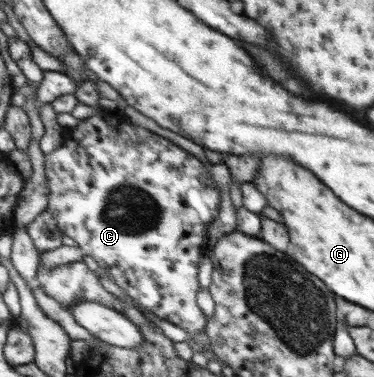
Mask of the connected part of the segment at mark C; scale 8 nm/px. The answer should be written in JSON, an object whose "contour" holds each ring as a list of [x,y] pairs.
{"contour":[[[104,104],[97,113],[91,117],[82,120],[77,127],[72,128],[72,136],[67,135],[68,139],[62,148],[56,152],[46,155],[47,186],[50,189],[48,200],[49,211],[59,222],[61,229],[79,242],[87,255],[92,256],[100,267],[105,269],[109,276],[116,280],[116,283],[125,289],[124,291],[133,300],[138,302],[142,308],[158,315],[160,319],[166,320],[178,327],[181,327],[189,334],[189,337],[196,337],[208,329],[210,316],[204,313],[199,304],[200,288],[200,258],[210,253],[209,232],[211,226],[221,215],[221,204],[223,203],[223,194],[219,184],[216,183],[215,174],[210,164],[200,160],[198,156],[190,154],[182,146],[178,146],[169,140],[160,136],[160,132],[152,132],[144,126],[133,124],[130,119],[123,115],[120,106]]]}

